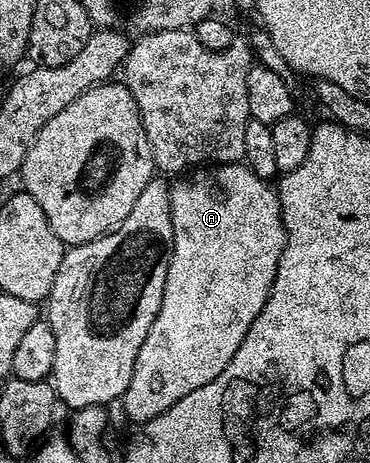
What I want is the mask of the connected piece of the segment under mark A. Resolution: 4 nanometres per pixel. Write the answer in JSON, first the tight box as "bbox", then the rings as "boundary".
{"bbox":[122,162,284,425],"boundary":[[[243,162],[204,165],[171,184],[170,213],[174,225],[174,249],[170,269],[166,269],[166,285],[162,305],[138,357],[130,385],[122,396],[129,424],[139,425],[166,413],[186,393],[210,385],[238,353],[242,337],[254,325],[254,317],[262,313],[266,297],[278,273],[278,261],[284,248],[284,222],[280,212],[280,196],[267,182],[259,179]]]}

